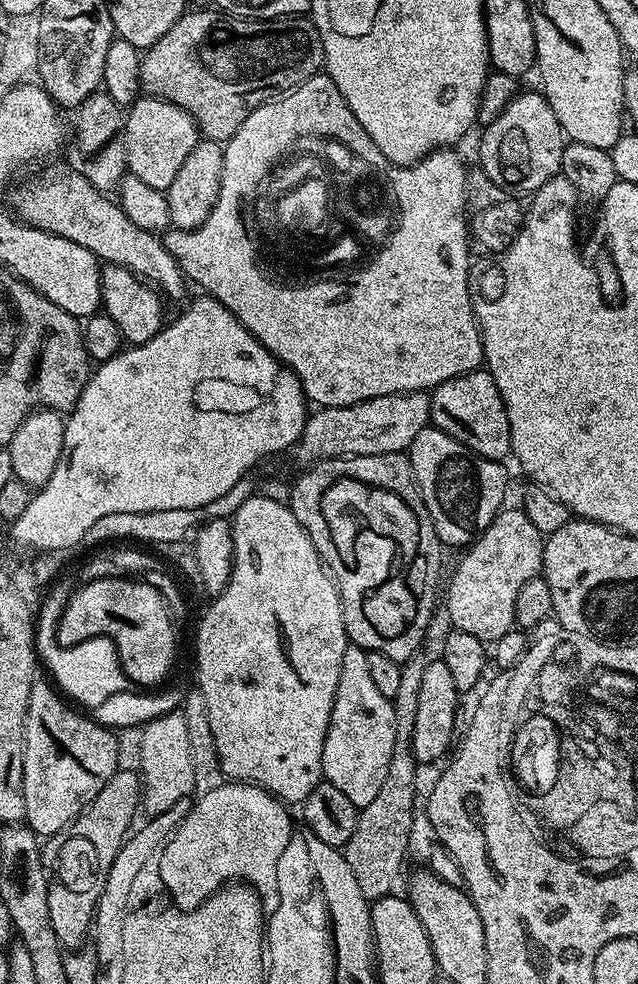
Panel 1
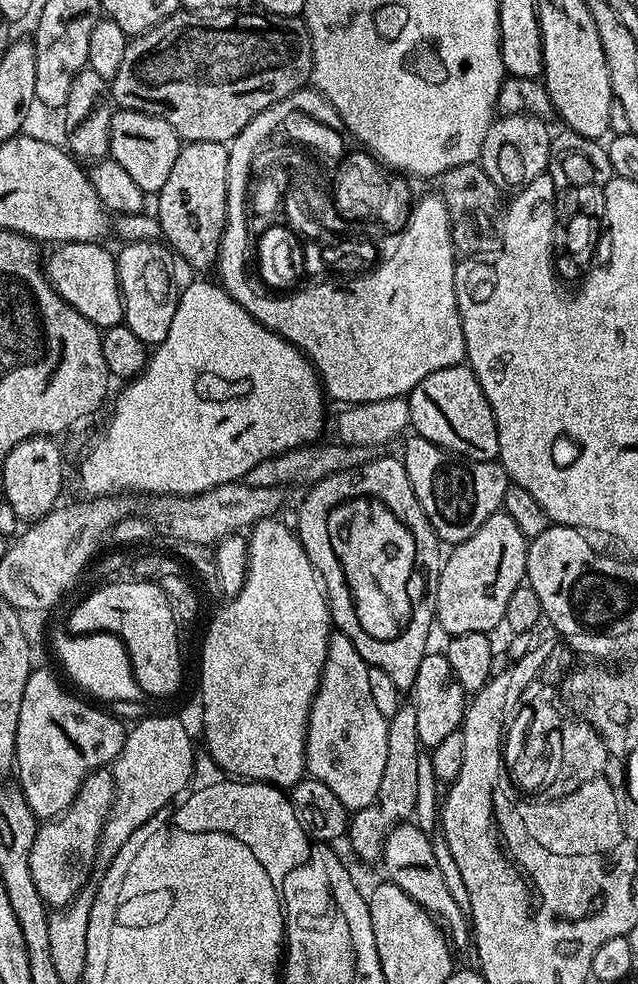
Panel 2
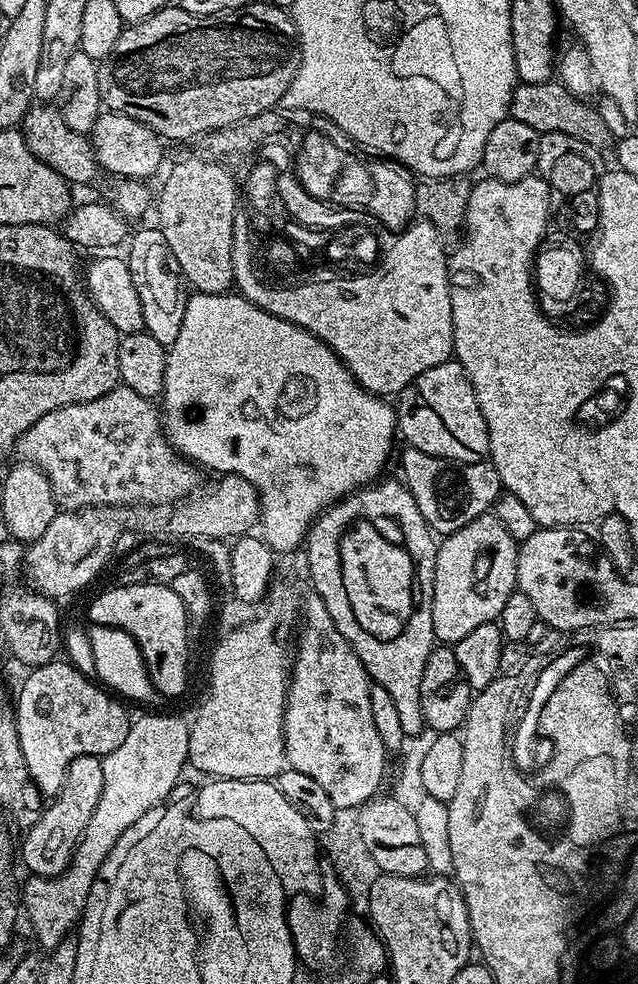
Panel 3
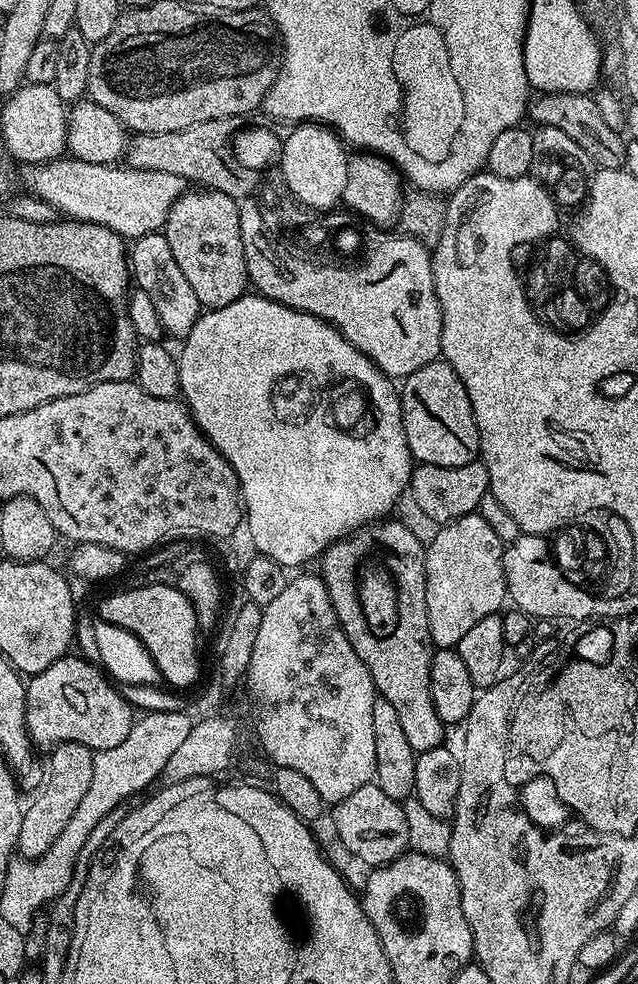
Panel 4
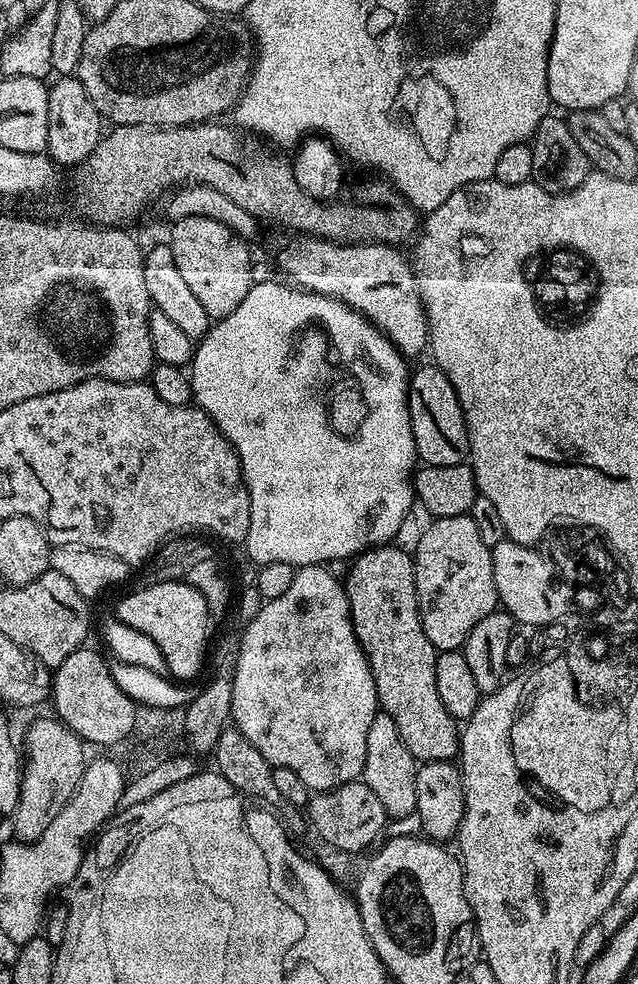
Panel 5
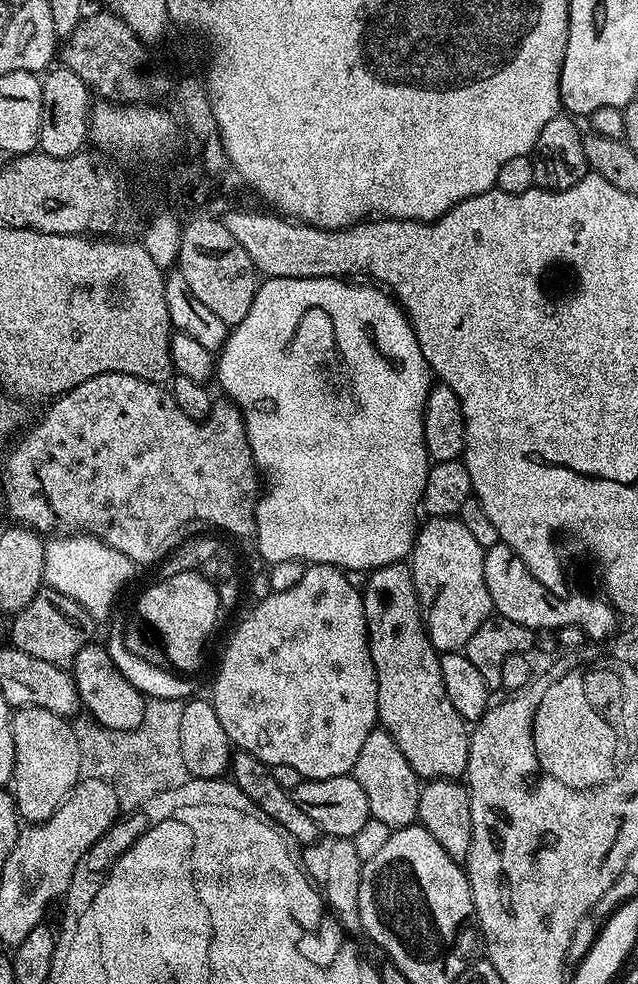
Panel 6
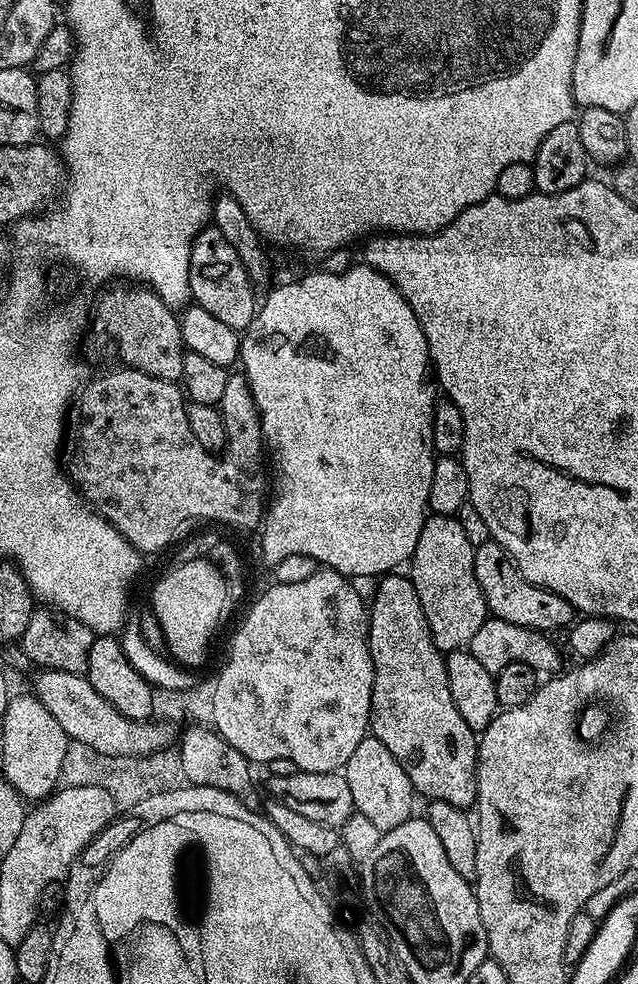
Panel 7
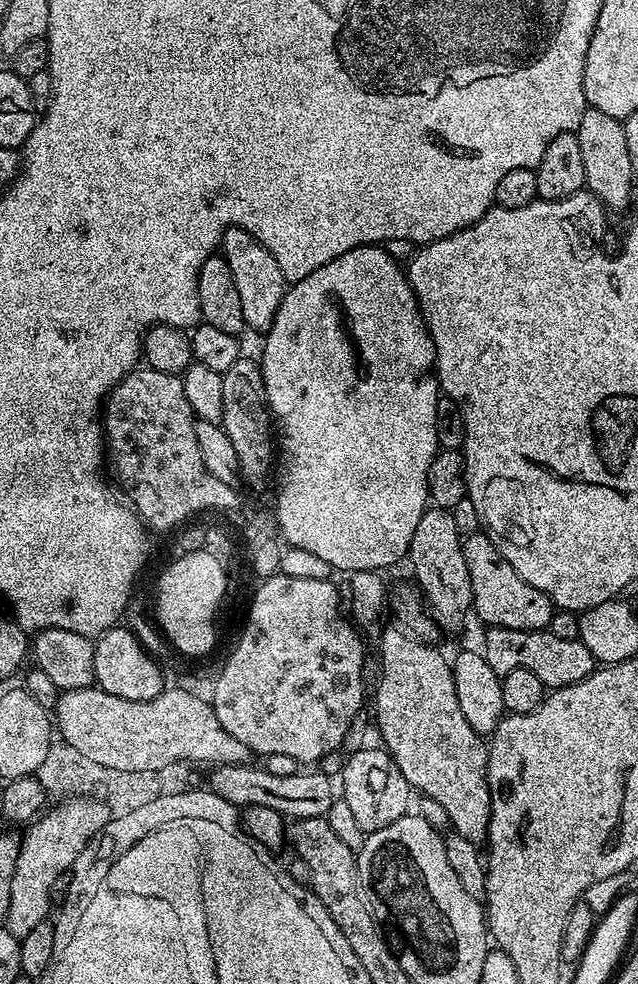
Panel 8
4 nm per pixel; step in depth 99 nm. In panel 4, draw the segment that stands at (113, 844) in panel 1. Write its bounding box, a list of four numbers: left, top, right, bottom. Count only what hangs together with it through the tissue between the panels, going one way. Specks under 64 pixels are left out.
[16,744,94,858]

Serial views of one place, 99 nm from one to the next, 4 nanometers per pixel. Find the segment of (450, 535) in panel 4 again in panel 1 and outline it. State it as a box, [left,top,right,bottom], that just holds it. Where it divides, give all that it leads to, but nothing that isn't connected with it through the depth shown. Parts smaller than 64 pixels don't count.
[448,507,544,642]

